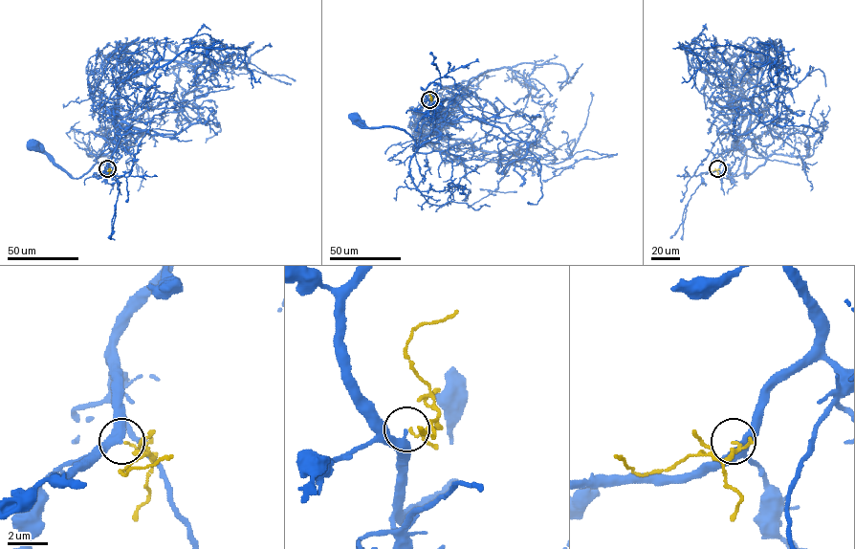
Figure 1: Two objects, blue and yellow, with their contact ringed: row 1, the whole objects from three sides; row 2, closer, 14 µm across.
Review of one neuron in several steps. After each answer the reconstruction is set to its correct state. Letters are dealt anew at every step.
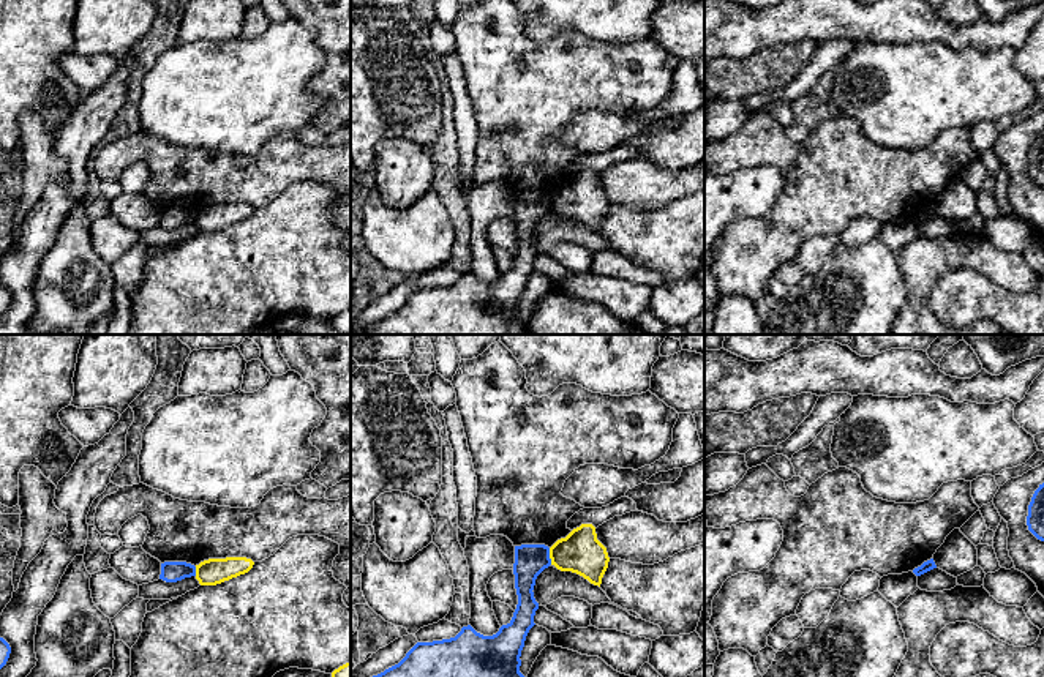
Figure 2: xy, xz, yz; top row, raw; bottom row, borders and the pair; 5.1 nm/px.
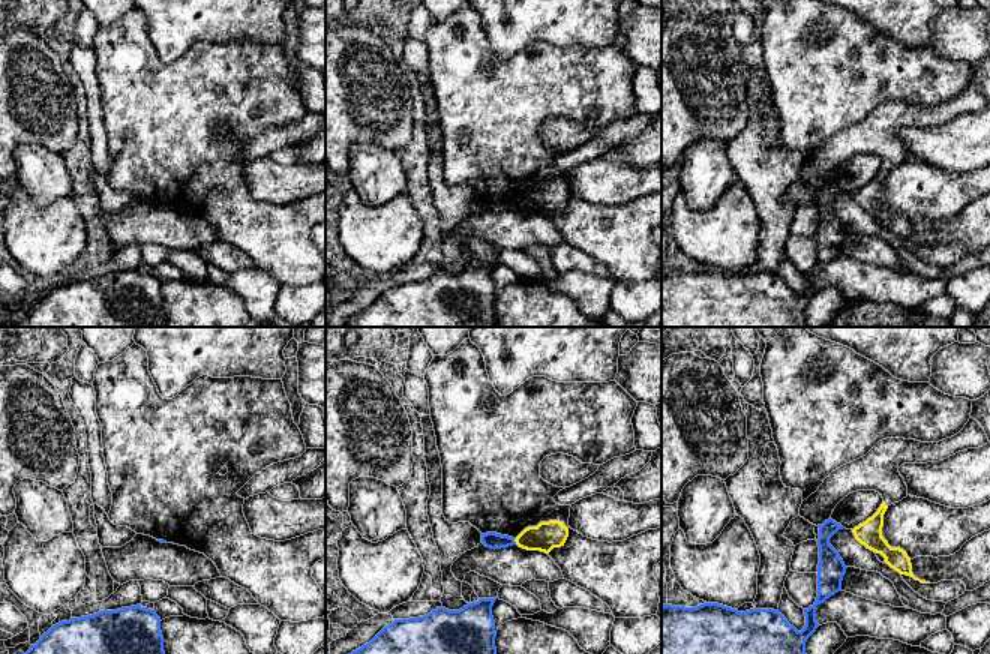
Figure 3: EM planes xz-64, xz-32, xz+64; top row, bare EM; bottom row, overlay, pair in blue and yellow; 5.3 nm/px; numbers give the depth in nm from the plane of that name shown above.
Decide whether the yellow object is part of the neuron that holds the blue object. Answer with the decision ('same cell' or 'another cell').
another cell

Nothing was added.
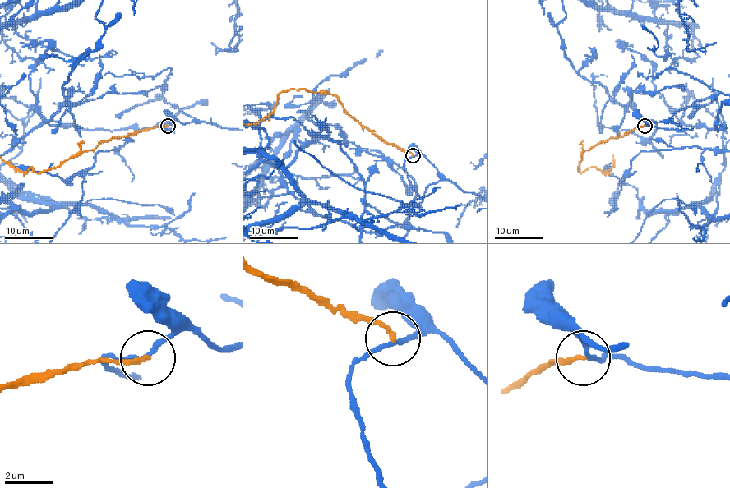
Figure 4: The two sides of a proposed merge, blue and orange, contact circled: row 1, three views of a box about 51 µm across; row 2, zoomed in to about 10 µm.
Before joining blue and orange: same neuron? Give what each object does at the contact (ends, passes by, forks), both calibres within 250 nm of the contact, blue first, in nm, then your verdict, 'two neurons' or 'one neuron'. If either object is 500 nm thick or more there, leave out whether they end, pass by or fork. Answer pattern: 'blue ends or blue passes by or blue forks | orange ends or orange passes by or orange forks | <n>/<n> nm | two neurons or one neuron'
blue passes by | orange ends | 170/180 nm | two neurons

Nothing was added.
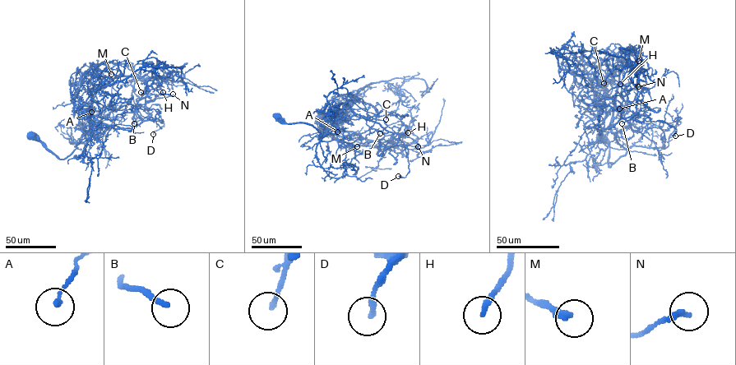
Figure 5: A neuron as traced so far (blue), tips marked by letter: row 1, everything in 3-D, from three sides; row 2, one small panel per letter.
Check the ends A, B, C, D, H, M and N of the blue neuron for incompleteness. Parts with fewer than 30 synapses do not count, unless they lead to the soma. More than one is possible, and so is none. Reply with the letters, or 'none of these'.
H, M

